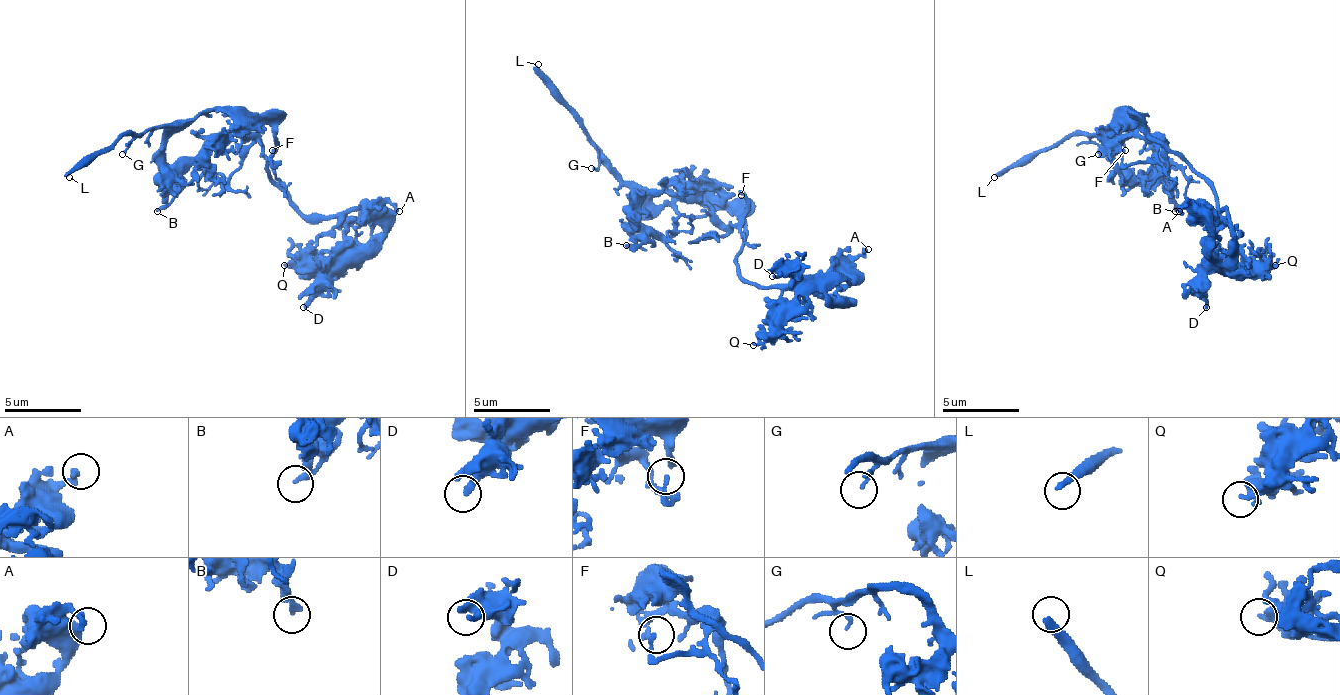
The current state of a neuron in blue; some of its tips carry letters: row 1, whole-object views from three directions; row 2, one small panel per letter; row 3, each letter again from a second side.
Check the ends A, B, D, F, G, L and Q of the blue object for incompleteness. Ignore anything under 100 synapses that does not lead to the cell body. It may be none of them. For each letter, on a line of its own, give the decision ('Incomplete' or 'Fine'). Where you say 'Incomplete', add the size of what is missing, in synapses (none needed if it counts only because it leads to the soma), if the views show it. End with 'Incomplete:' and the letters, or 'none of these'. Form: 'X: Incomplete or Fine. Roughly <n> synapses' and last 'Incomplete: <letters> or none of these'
A: Fine
B: Fine
D: Fine
F: Fine
G: Fine
L: Incomplete
Q: Fine
Incomplete: L

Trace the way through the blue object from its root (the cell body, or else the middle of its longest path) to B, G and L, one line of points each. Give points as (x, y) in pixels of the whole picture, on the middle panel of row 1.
B: (734, 214), (718, 203), (664, 203), (653, 207), (634, 226), (634, 237), (626, 245)
G: (734, 214), (718, 203), (668, 203), (661, 195), (645, 195), (626, 187), (603, 164), (591, 168)
L: (734, 214), (718, 203), (668, 203), (661, 195), (638, 191), (611, 164), (588, 133), (580, 114), (538, 64)

